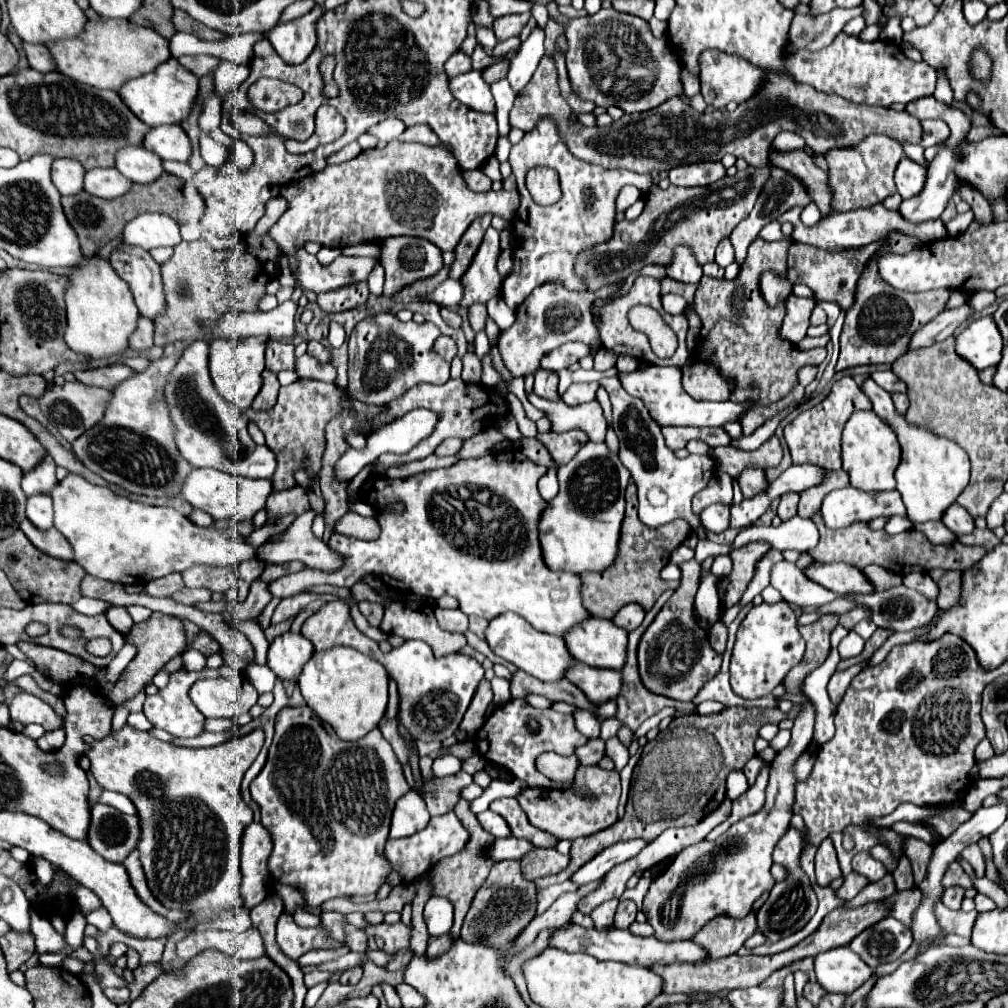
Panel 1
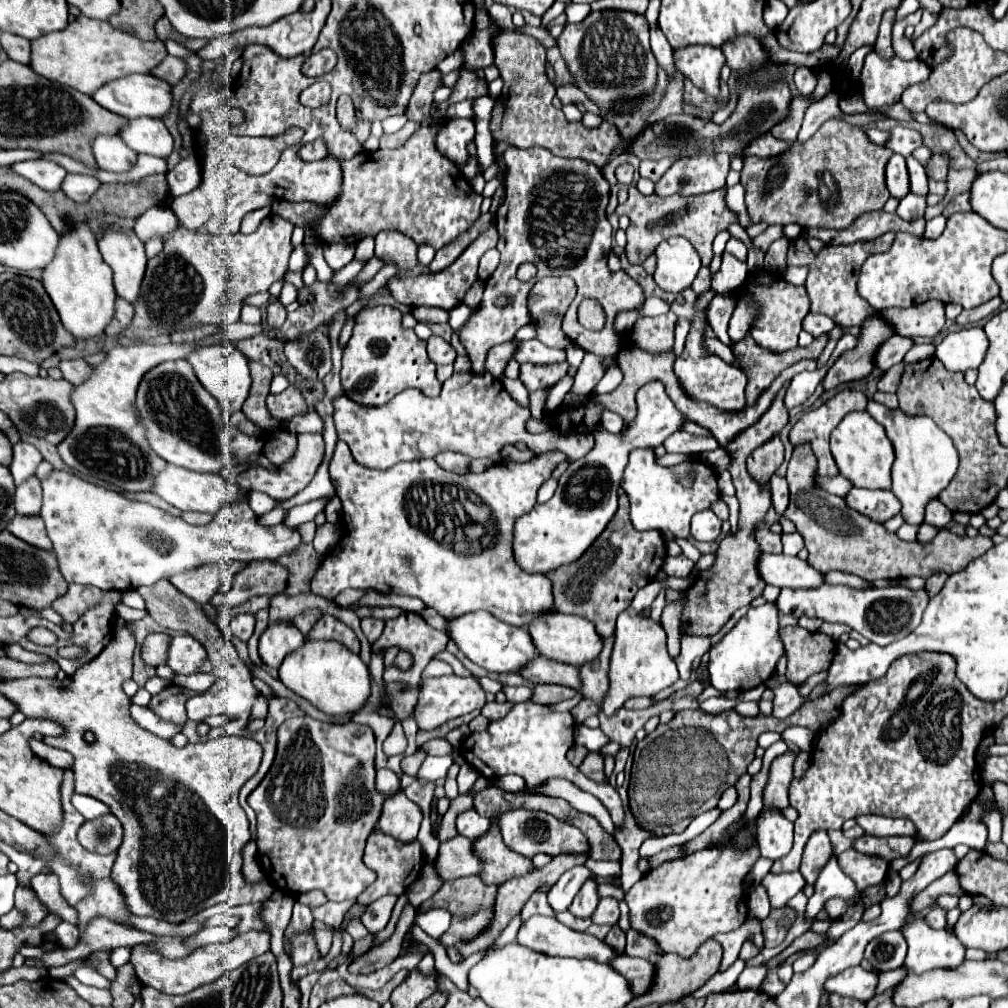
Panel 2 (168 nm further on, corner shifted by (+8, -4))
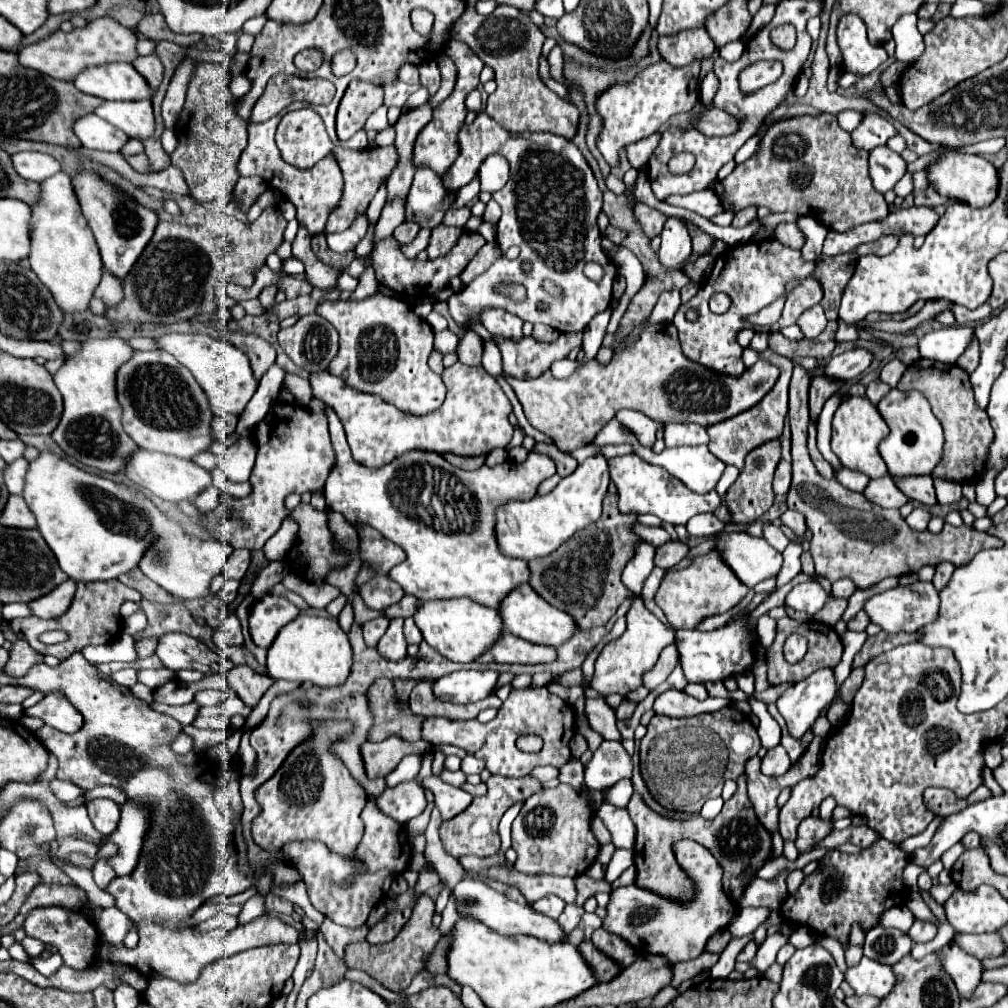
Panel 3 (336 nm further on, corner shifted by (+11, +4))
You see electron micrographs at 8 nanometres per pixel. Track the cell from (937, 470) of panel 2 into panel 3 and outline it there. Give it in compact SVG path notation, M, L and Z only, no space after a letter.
M891 389L885 399L877 405L881 417L889 425L891 433L887 439L879 445L879 453L883 461L889 467L891 477L901 477L901 475L931 475L937 463L941 461L943 455L943 427L937 421L937 417L931 411L929 401L919 393L919 391L897 391Z

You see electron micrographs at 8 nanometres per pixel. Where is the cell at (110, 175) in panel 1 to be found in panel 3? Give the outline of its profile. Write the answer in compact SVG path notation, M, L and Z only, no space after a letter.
M59 171L41 183L41 197L37 207L33 207L29 261L31 269L53 293L53 299L63 313L83 313L89 309L93 291L97 289L103 275L103 263L95 237L81 213L71 177L65 171Z

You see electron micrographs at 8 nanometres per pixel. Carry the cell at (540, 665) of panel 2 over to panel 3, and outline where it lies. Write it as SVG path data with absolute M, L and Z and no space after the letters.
M511 633L503 635L489 651L497 663L521 663L521 665L541 665L551 663L557 657L557 651L547 645L535 645L525 639L519 639Z

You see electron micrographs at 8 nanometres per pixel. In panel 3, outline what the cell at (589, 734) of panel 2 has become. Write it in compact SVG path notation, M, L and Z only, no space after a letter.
M603 741L593 753L593 759L585 765L585 783L591 789L605 789L619 779L631 777L631 757L619 741Z

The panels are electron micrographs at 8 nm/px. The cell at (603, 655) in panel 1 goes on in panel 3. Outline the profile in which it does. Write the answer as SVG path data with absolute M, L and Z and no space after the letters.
M521 585L513 593L509 593L503 599L499 613L503 617L505 631L509 631L525 641L537 643L537 645L559 647L561 643L567 643L579 629L575 619L567 611L559 611L551 603L545 603L545 599L541 599L541 595L537 595L537 591L533 591L533 587L529 587L529 585Z

